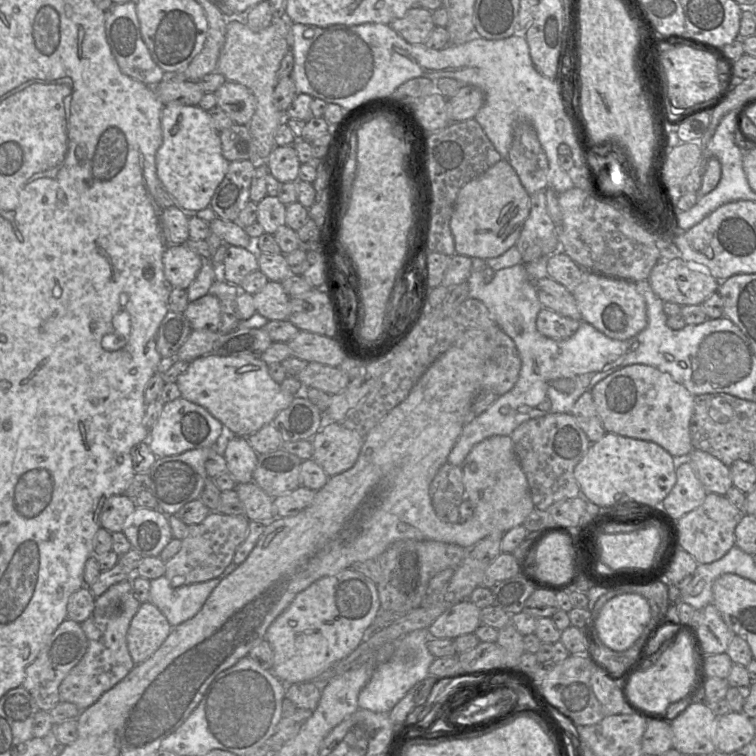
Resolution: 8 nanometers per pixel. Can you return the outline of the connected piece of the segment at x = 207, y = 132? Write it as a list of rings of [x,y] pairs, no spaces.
[[[164,105],[161,128],[162,144],[156,153],[156,170],[161,185],[174,197],[175,205],[186,213],[194,214],[207,208],[230,163],[222,154],[220,132],[215,129],[208,112],[199,105]]]

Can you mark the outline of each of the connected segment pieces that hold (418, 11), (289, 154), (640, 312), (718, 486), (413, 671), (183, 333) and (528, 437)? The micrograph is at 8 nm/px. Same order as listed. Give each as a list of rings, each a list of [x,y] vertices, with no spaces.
[[[421,6],[409,9],[406,14],[390,25],[400,36],[412,44],[424,44],[434,29],[433,11]]]
[[[293,145],[275,146],[265,160],[269,173],[279,182],[294,182],[298,179],[301,162]]]
[[[583,271],[582,281],[572,292],[581,320],[589,323],[611,339],[627,340],[647,326],[646,304],[636,282]]]
[[[693,449],[688,462],[707,493],[725,495],[733,486],[729,467],[714,456]]]
[[[424,628],[412,631],[395,641],[392,657],[376,667],[370,680],[360,691],[358,707],[388,714],[415,684],[427,678],[429,667],[435,659],[427,648],[430,638],[428,629]]]
[[[169,311],[157,332],[157,351],[162,358],[176,357],[192,328],[183,313]]]
[[[554,413],[530,419],[518,426],[510,437],[536,509],[547,511],[556,502],[581,495],[574,469],[591,442],[572,413]]]

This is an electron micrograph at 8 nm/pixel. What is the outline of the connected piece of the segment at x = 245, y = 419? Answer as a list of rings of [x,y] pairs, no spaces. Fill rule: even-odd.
[[[207,354],[189,363],[185,373],[175,382],[181,397],[204,407],[213,417],[219,420],[228,436],[249,437],[263,426],[271,424],[276,415],[287,408],[295,395],[285,392],[268,373],[268,365],[261,358],[221,357]]]

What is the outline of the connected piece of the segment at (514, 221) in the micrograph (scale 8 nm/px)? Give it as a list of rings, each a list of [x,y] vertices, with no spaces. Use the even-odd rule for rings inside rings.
[[[501,159],[465,183],[458,191],[450,219],[455,253],[483,260],[505,253],[520,236],[530,211],[529,199],[530,195],[507,159]]]

